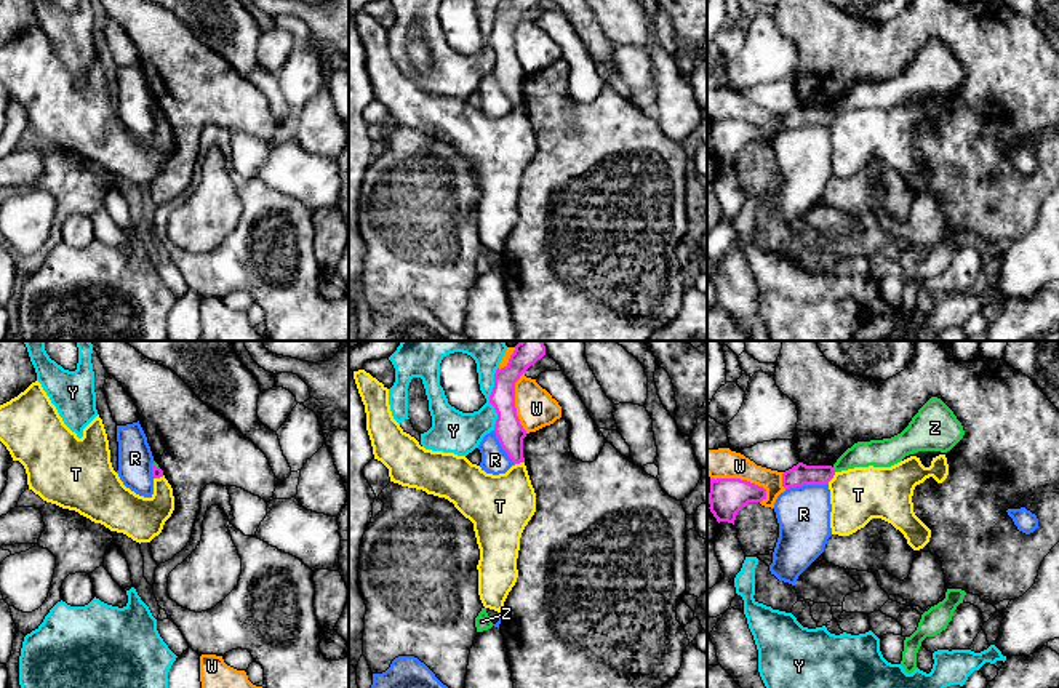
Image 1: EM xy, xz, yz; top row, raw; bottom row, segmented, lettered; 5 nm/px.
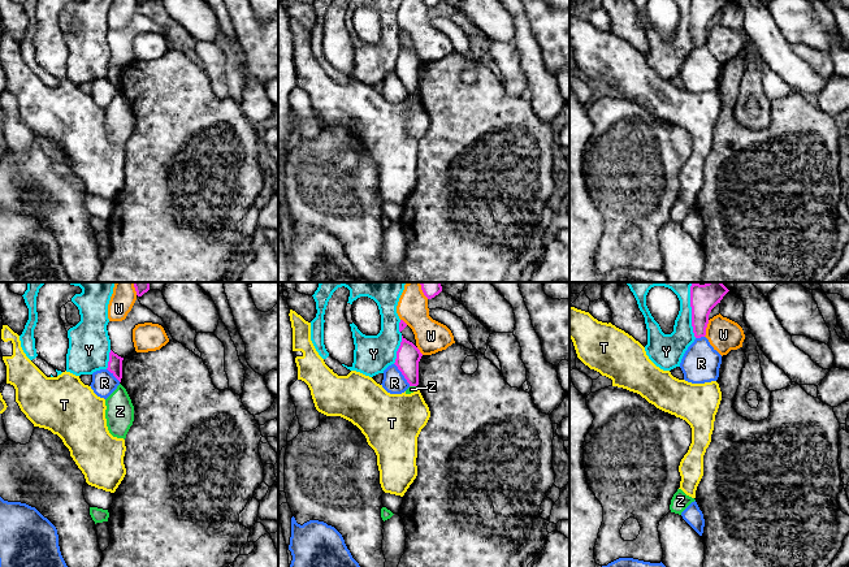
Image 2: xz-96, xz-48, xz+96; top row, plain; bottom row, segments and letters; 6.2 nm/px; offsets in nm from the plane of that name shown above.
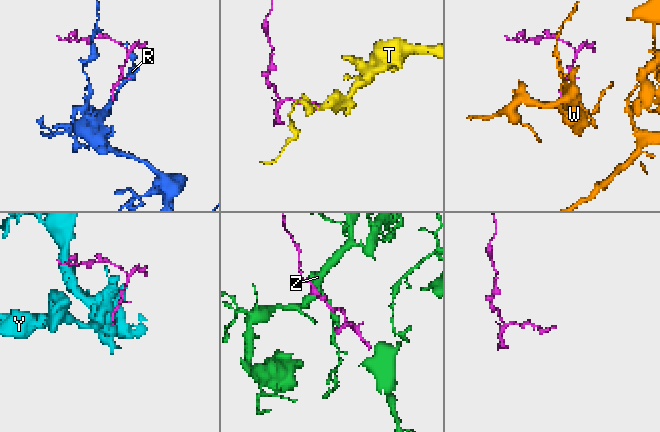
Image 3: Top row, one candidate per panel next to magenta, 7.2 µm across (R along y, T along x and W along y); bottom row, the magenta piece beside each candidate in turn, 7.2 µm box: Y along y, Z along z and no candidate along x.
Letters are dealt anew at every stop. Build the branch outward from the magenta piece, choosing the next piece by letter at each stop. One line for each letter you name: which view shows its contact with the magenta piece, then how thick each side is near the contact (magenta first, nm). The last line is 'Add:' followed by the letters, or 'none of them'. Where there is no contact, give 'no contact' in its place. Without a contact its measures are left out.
Add: none of them

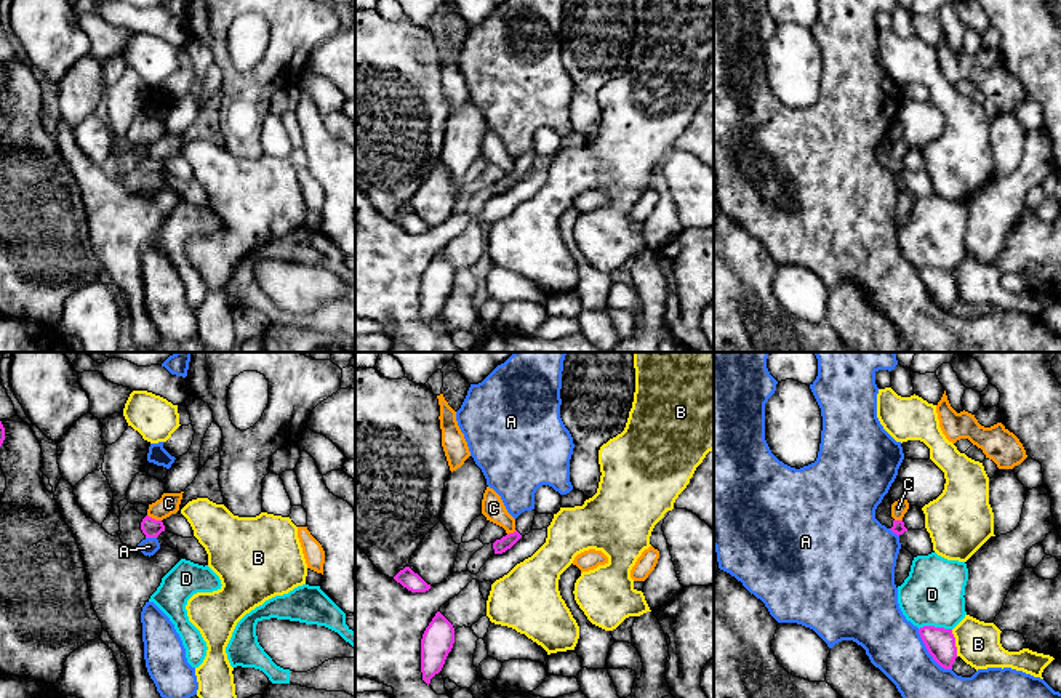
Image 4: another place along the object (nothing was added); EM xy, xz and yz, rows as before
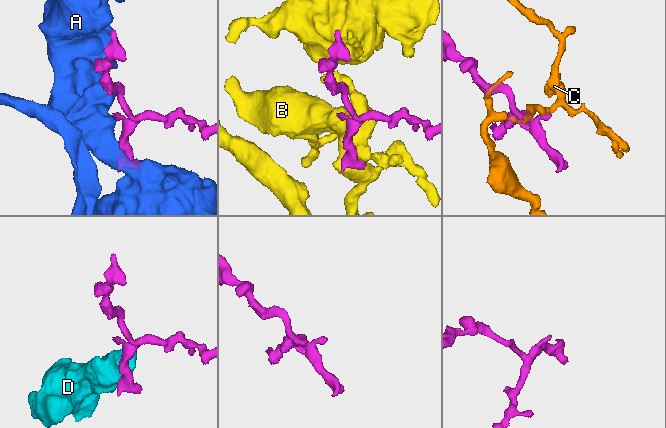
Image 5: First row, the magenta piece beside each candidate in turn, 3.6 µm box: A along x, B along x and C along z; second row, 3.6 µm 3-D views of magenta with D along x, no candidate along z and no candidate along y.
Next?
Add: none of them

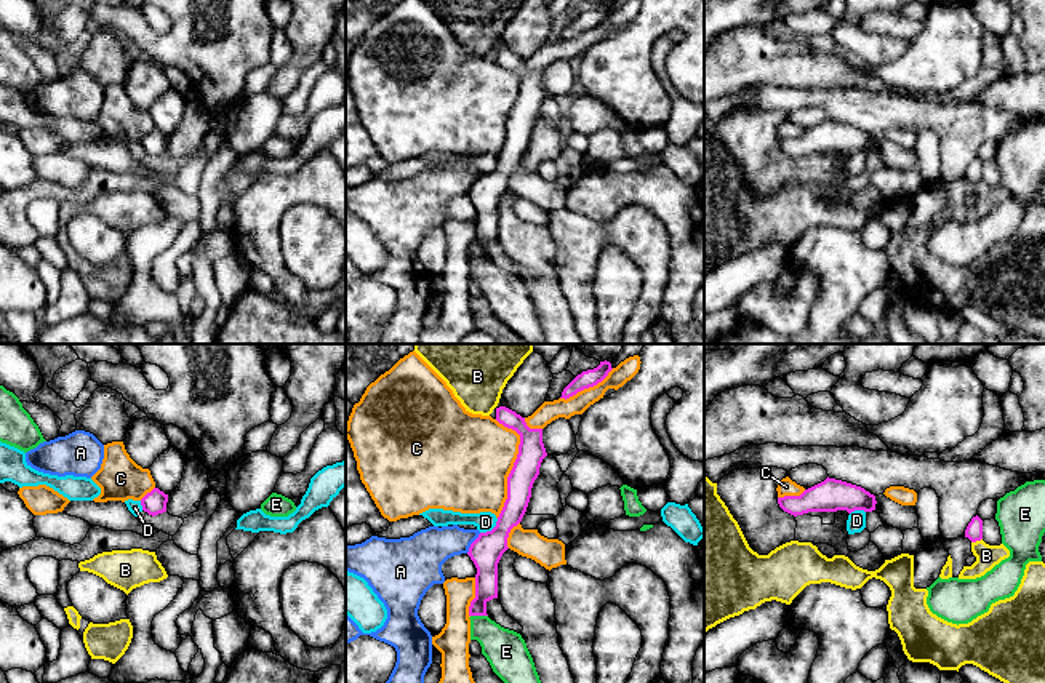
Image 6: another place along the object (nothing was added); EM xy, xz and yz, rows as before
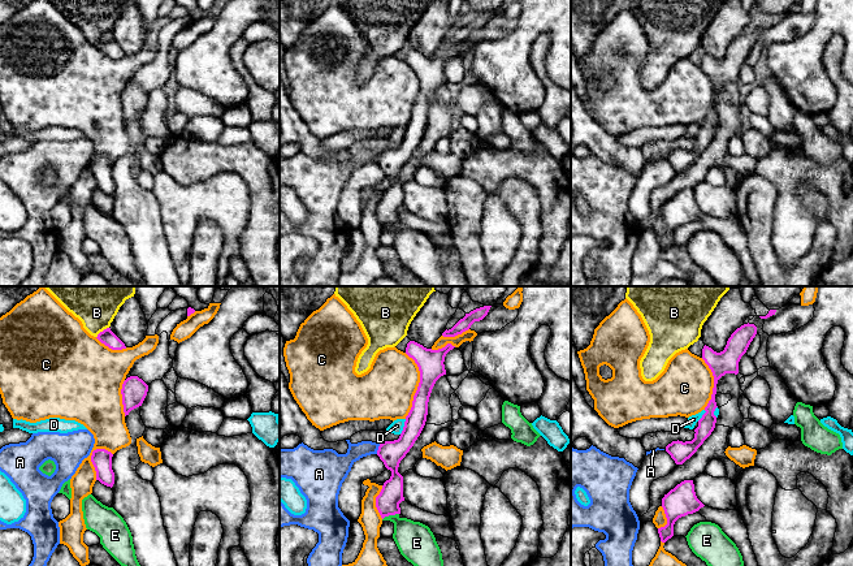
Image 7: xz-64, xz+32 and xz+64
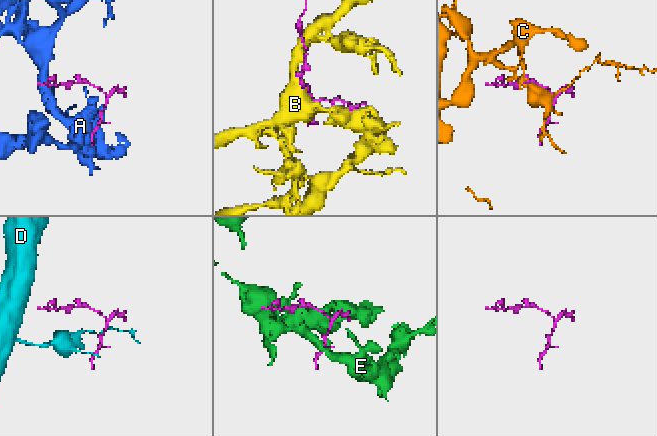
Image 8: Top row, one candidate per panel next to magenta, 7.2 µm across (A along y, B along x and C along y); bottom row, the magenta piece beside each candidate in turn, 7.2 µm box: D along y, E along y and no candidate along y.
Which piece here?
Add: none of them

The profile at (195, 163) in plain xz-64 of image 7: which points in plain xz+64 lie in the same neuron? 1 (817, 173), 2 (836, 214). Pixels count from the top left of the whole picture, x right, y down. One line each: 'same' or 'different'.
1: same
2: same

